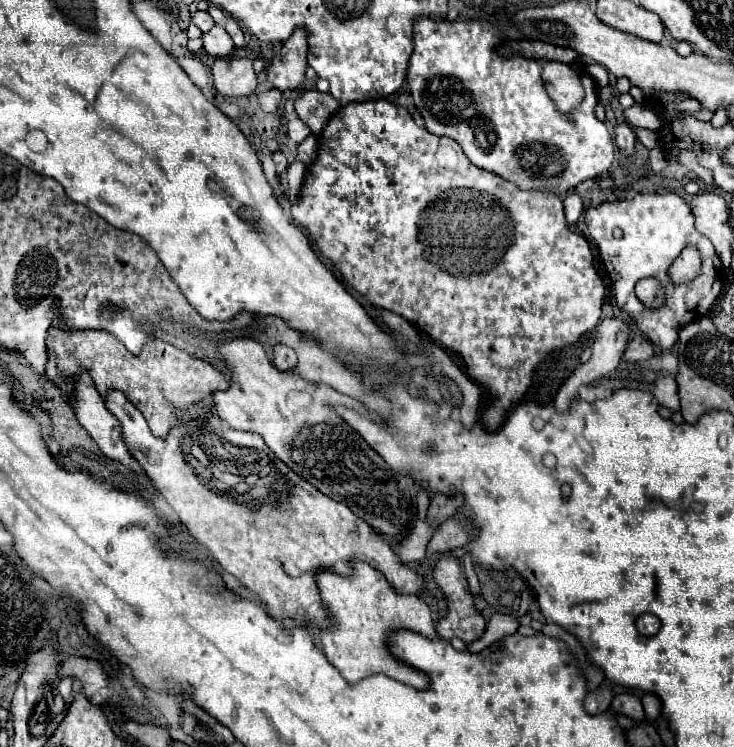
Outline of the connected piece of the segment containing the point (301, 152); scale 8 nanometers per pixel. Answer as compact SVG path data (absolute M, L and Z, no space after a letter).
M308 135L300 145L298 145L298 159L308 165L316 157L316 137Z

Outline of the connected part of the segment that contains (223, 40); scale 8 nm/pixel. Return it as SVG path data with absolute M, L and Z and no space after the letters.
M214 25L208 33L202 35L202 39L204 39L204 51L208 55L228 57L234 51L234 41L232 41L232 37L226 33L226 29L222 25Z

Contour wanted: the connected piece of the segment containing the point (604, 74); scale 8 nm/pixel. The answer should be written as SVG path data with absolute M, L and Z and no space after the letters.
M592 64L587 67L587 73L594 79L599 87L609 83L608 71L599 64Z

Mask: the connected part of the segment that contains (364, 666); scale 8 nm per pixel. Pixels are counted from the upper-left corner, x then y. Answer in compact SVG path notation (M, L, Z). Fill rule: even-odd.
M354 561L352 573L348 577L338 575L330 569L320 569L316 573L316 587L330 617L330 627L320 631L320 643L326 659L340 671L340 675L348 683L358 683L364 677L384 673L416 689L428 687L428 677L394 659L384 643L386 637L400 627L412 629L426 637L436 637L430 609L426 601L422 601L422 597L394 593L386 577L364 561Z

